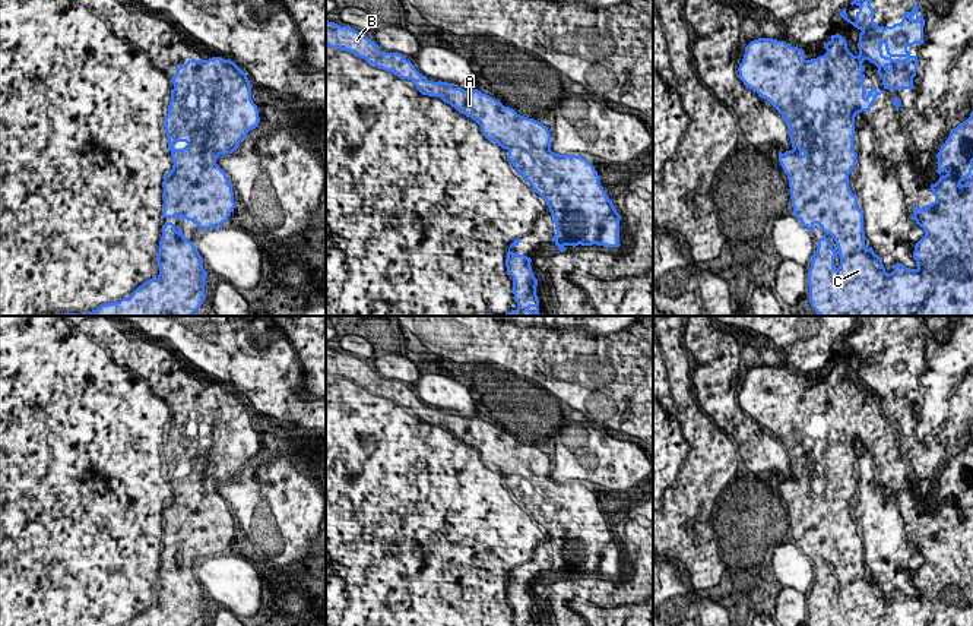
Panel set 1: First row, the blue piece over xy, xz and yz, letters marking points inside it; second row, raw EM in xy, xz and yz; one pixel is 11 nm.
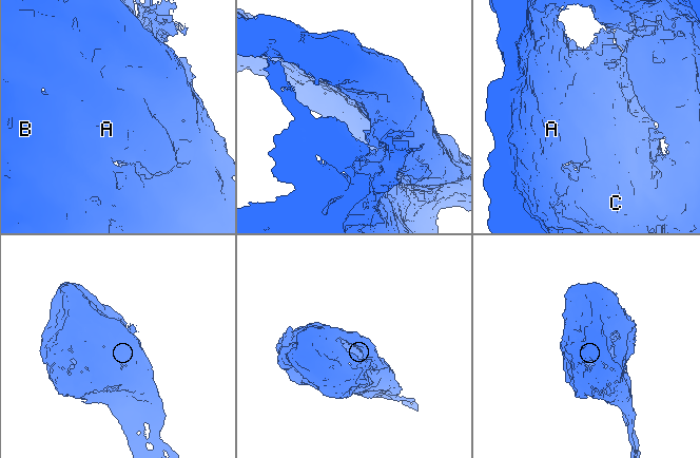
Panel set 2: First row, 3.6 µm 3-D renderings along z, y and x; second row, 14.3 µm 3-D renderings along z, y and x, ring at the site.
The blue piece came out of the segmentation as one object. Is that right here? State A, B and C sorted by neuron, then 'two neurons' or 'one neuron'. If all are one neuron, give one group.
A / B C; two neurons

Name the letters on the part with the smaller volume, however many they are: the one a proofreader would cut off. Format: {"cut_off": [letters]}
{"cut_off": ["A"]}

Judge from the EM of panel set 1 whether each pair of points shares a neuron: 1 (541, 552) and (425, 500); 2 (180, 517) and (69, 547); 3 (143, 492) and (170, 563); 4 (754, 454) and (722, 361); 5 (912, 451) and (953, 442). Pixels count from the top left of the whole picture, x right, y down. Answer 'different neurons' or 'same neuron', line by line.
1: same neuron
2: different neurons
3: same neuron
4: same neuron
5: same neuron

